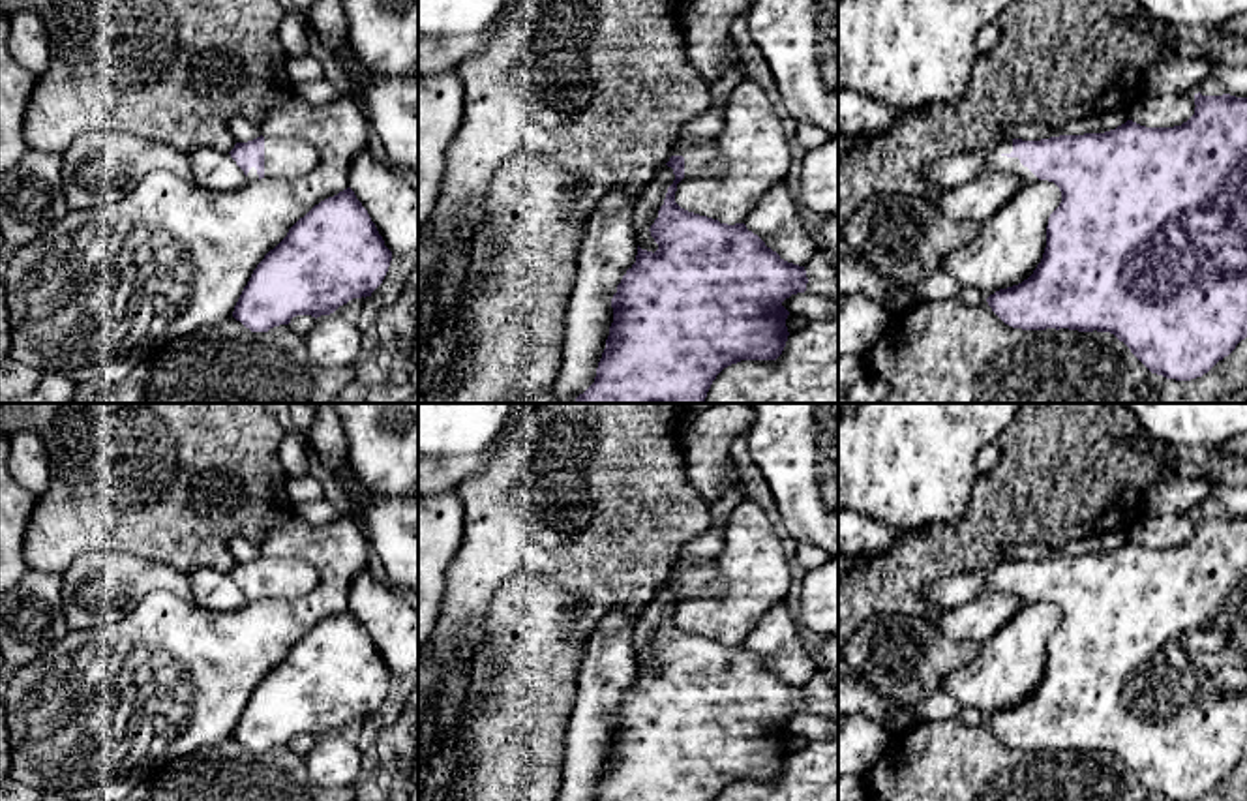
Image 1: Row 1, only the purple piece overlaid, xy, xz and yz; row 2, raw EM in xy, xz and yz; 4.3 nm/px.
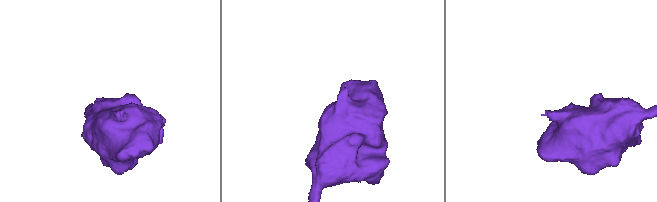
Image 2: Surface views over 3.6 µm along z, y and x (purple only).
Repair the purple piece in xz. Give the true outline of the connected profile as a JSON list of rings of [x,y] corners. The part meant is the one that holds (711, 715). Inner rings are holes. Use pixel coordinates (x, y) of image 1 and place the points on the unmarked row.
[[[679,550],[666,585],[673,589],[675,600],[668,608],[658,638],[649,649],[658,670],[653,673],[638,666],[636,683],[617,705],[611,718],[613,743],[594,801],[714,801],[724,788],[741,780],[776,780],[789,756],[786,747],[789,732],[782,722],[806,711],[804,687],[784,681],[744,643],[720,643],[688,632],[675,623],[677,604],[683,598],[722,597],[728,591],[716,559],[694,563],[684,559]]]

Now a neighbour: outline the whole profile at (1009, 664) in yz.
[[[1026,602],[1007,625],[981,643],[971,662],[941,681],[941,690],[986,718],[1022,703],[1043,679],[1048,638],[1059,623],[1061,612],[1054,602]]]

